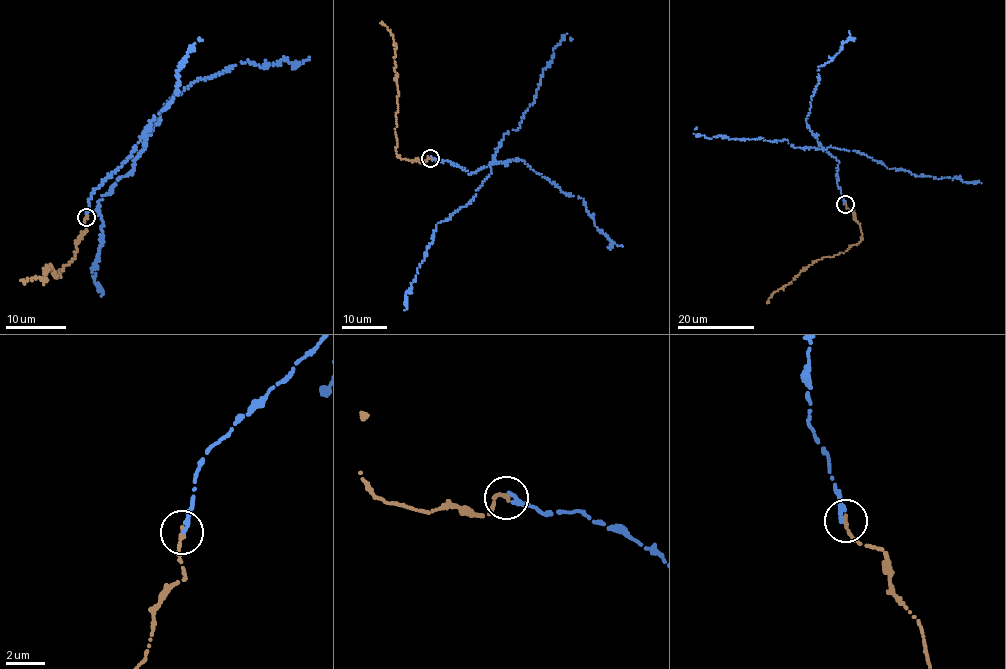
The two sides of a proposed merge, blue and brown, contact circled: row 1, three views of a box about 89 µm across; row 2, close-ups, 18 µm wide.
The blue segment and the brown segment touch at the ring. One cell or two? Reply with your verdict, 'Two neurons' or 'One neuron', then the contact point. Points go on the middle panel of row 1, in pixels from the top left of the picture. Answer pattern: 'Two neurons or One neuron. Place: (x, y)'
One neuron. Place: (430, 158)

